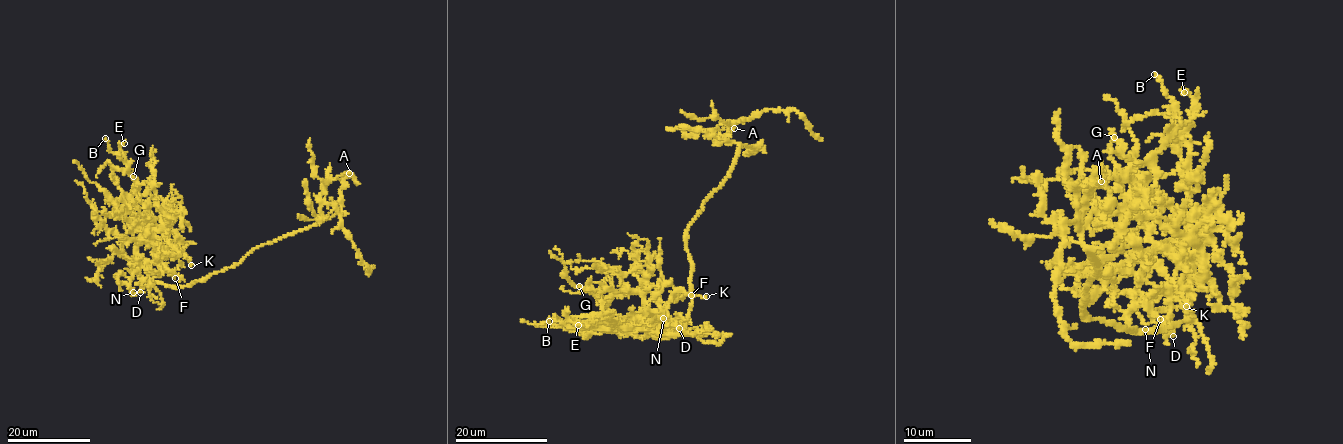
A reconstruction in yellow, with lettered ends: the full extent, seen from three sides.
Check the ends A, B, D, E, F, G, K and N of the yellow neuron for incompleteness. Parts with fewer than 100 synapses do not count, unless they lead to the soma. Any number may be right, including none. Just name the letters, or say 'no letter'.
no letter

